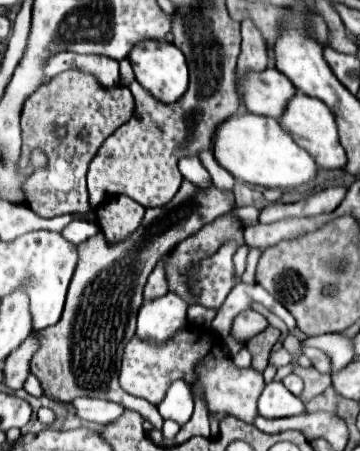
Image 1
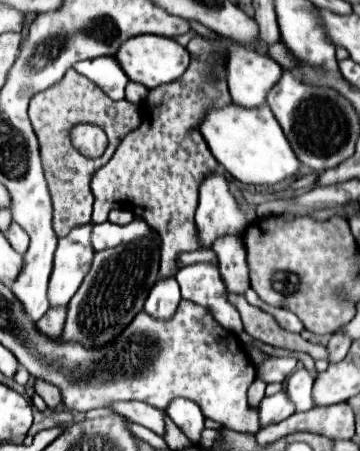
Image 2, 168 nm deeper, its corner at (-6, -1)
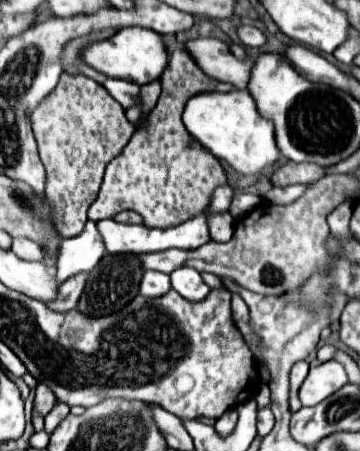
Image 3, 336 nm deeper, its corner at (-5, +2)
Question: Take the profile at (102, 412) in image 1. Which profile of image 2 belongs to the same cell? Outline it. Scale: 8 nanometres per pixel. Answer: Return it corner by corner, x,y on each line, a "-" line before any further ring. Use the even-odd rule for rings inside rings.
118,401
118,403
112,403
110,409
118,415
124,415
126,419
130,419
134,423
140,423
140,425
152,429
158,435
164,435
164,411
160,411
156,407
150,407
148,403

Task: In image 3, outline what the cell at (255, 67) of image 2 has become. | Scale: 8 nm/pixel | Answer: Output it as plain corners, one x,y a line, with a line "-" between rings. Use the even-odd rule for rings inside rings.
195,38
185,42
185,50
195,64
211,78
219,82
231,82
235,88
245,90
253,60
237,60
229,46
217,38

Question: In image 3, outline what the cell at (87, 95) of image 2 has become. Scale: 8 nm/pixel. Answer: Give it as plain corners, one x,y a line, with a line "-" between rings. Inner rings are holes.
61,74
55,90
31,112
31,124
35,140
39,144
39,156
47,172
45,196
53,206
57,230
61,232
63,238
81,234
87,222
87,208
97,198
105,166
125,148
135,128
125,118
125,110
119,106
119,102
113,100
113,96
109,96
109,92
101,84
97,84
87,76
71,76
71,74

